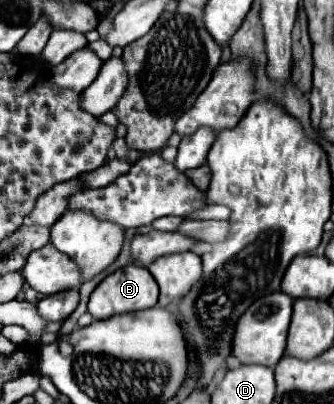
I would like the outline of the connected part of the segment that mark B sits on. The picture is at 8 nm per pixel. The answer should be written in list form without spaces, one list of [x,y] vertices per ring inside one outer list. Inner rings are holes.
[[[127,265],[107,275],[97,285],[97,289],[91,293],[91,299],[89,299],[89,313],[93,315],[93,319],[107,319],[117,313],[151,309],[153,305],[157,305],[157,299],[159,299],[159,291],[157,291],[157,281],[153,279],[153,275],[145,267]]]

